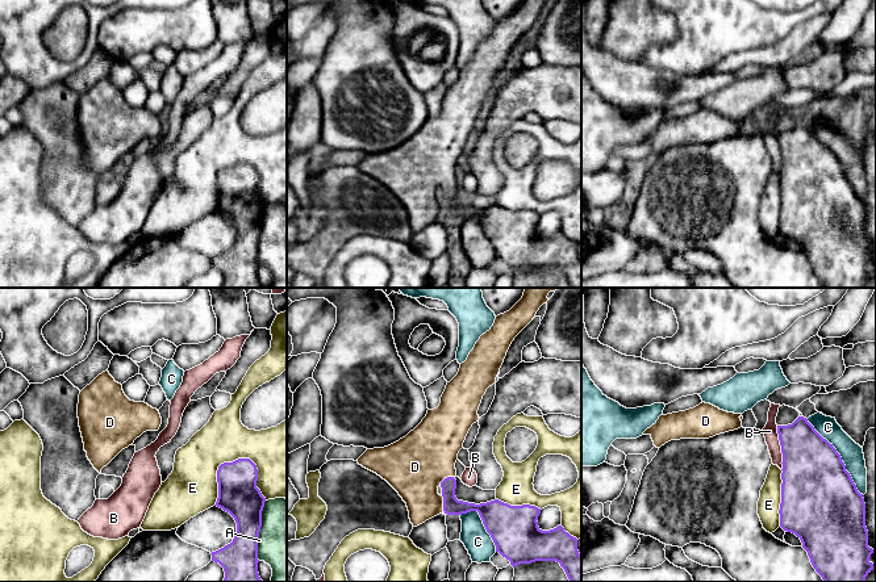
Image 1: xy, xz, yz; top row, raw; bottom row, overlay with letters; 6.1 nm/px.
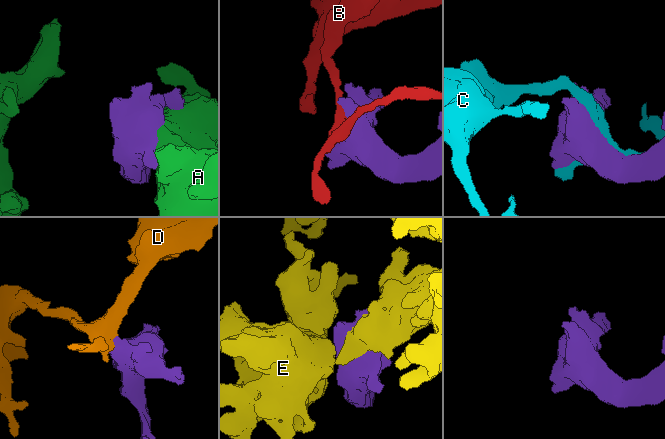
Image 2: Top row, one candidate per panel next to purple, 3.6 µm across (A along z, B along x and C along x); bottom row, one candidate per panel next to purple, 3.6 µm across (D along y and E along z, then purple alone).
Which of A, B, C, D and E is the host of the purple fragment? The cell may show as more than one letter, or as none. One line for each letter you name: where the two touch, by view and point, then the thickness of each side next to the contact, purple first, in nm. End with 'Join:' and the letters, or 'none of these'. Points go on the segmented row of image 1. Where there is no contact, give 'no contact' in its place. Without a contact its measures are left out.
D: xz (443, 503) | 110/320 nm
Join: D

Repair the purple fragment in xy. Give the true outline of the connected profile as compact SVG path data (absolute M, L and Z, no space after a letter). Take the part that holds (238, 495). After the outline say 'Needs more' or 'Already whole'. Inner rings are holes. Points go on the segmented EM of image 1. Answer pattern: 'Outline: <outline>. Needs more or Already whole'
Outline: M238 459L218 466L218 498L214 506L229 512L237 523L237 533L233 541L210 553L212 561L218 562L224 568L224 582L263 582L258 573L258 539L266 498L256 487L256 481L258 469L250 459Z. Already whole

